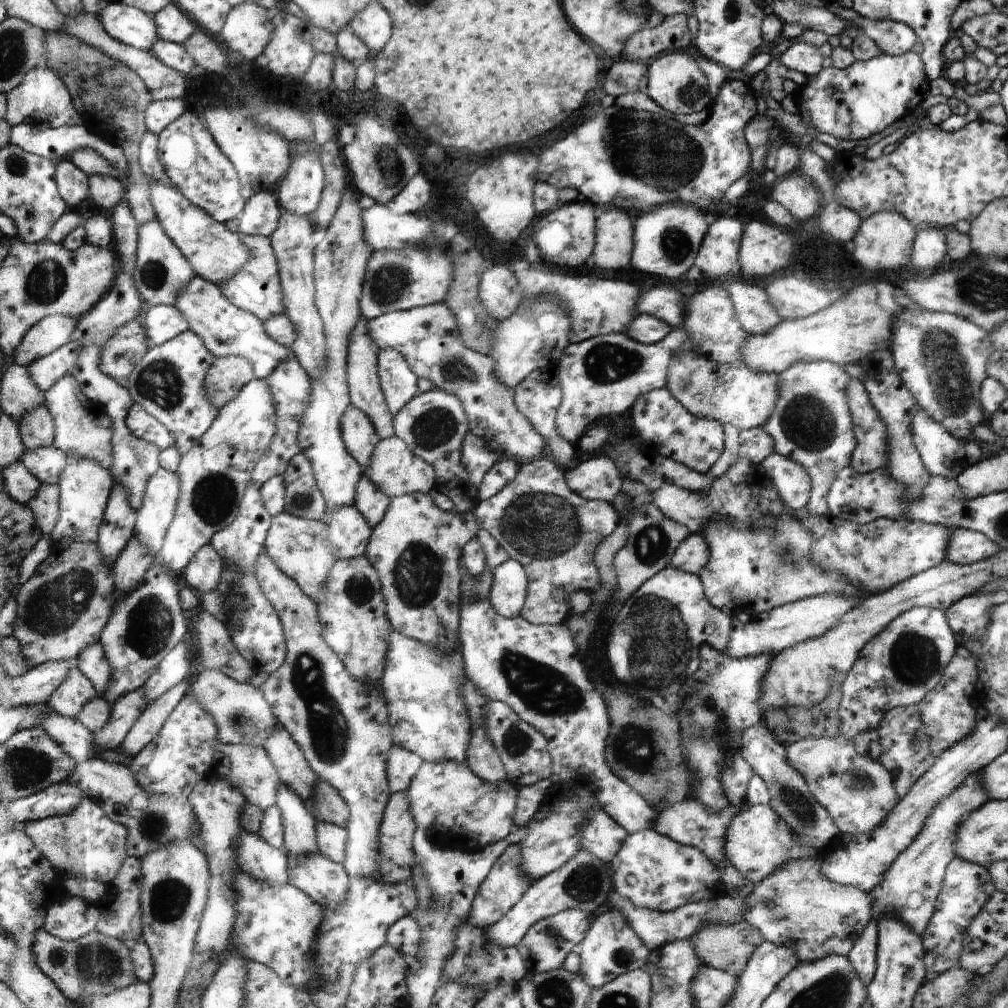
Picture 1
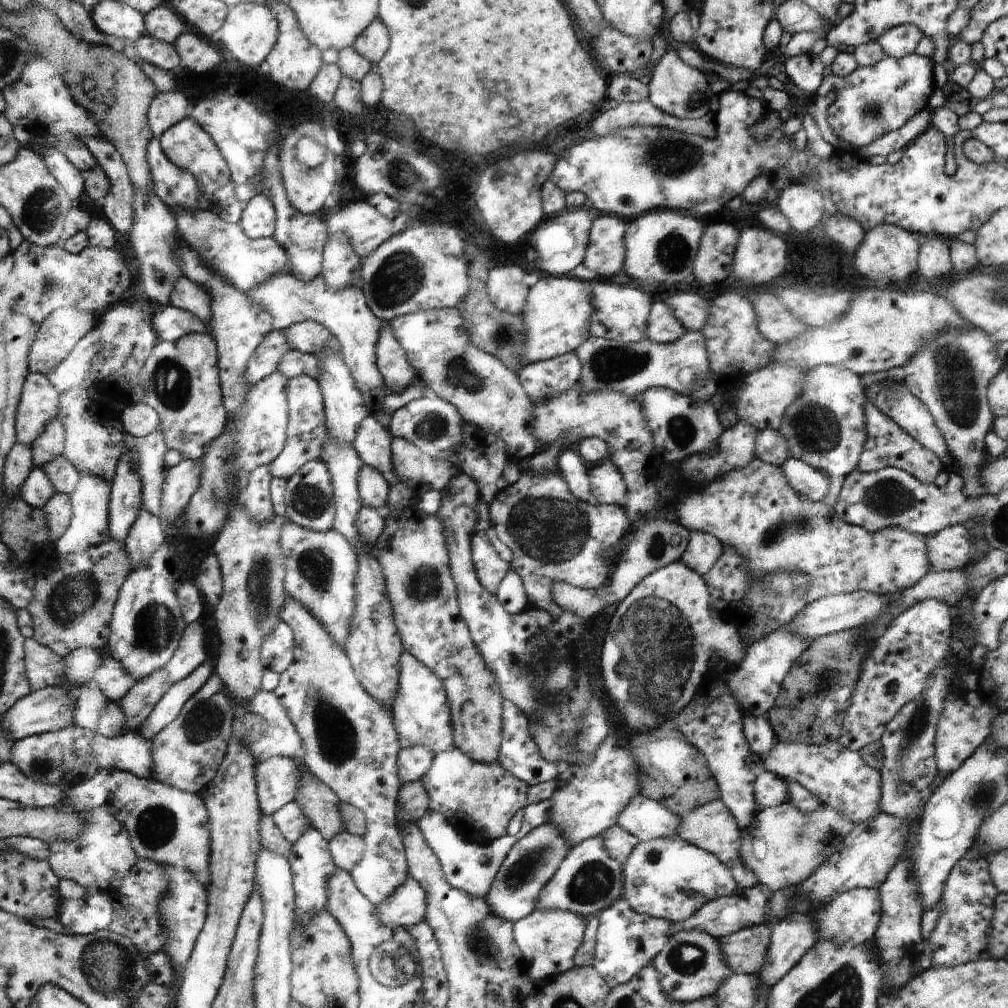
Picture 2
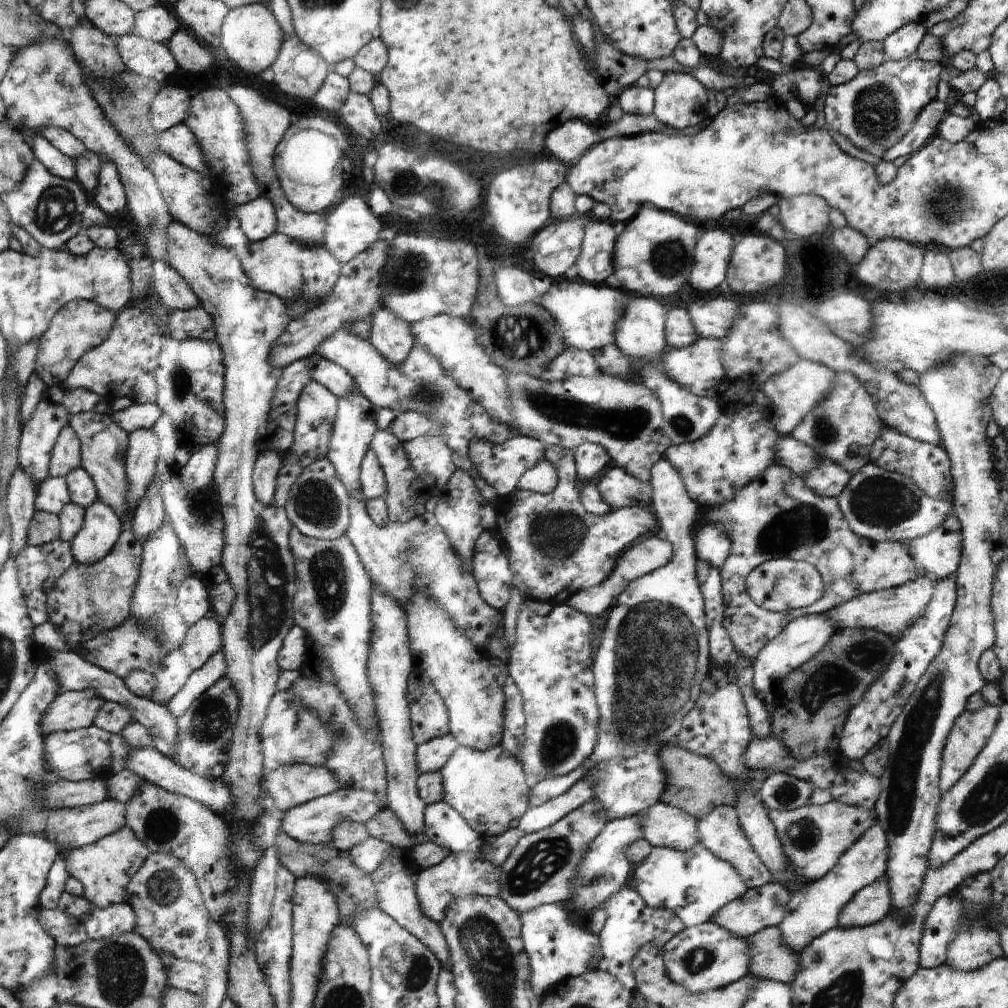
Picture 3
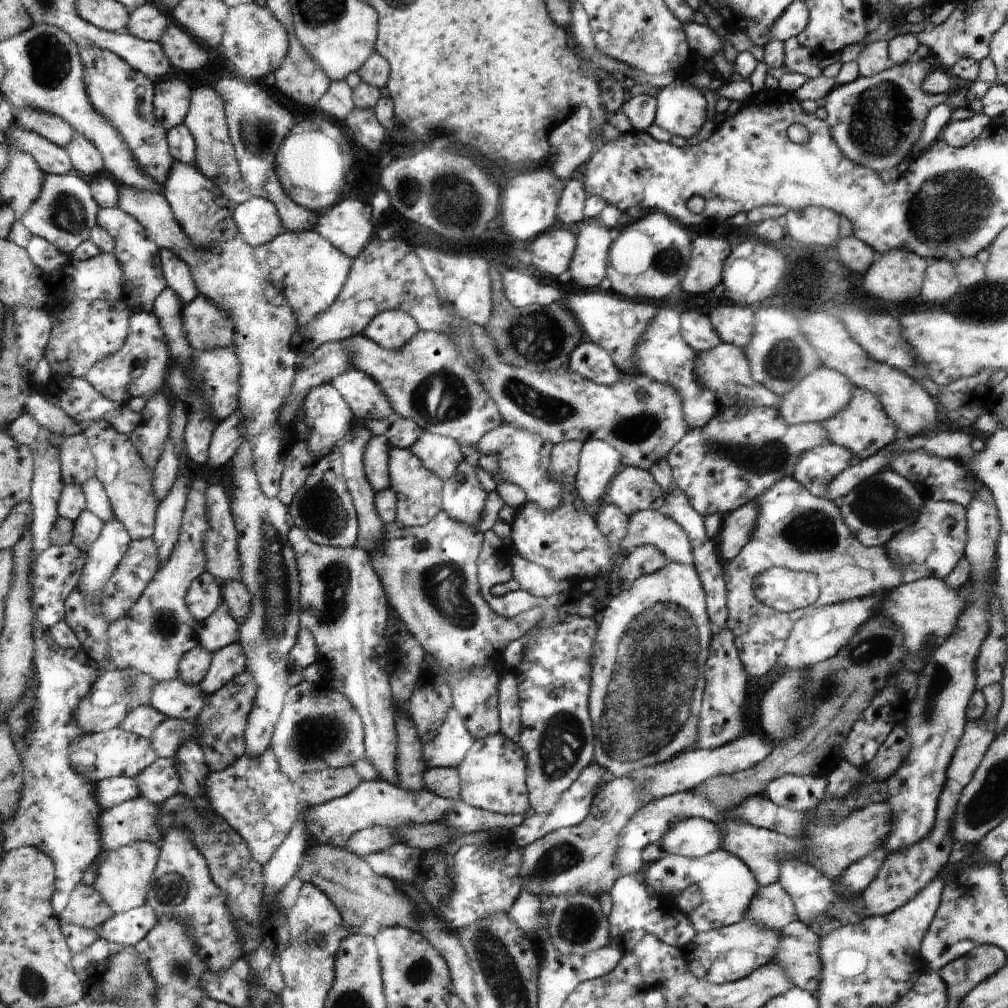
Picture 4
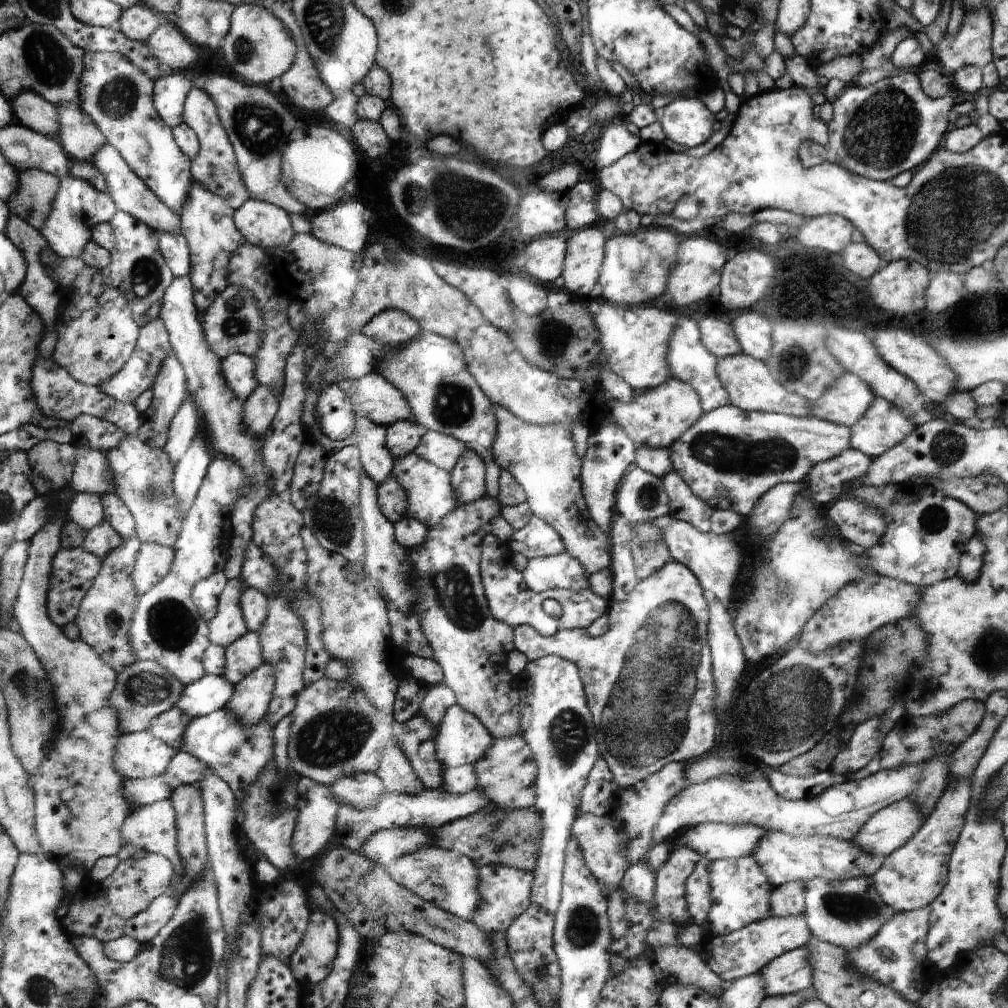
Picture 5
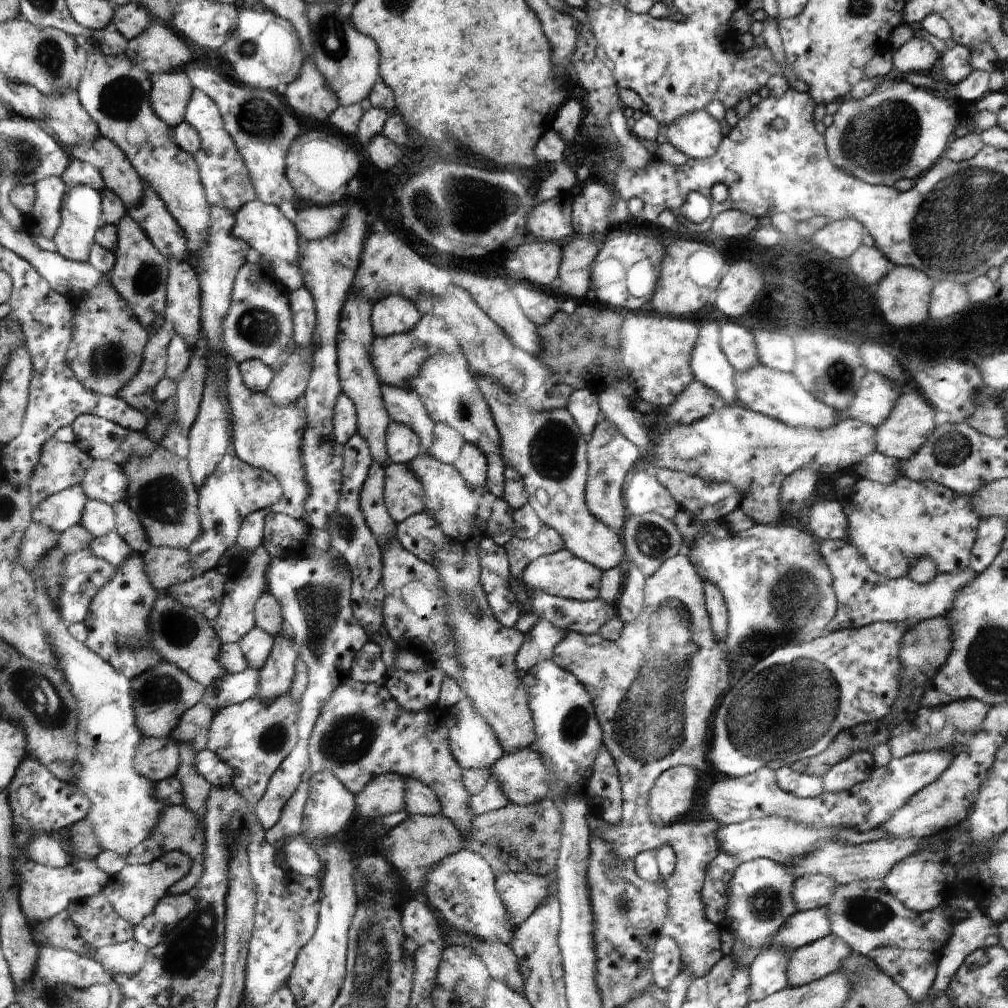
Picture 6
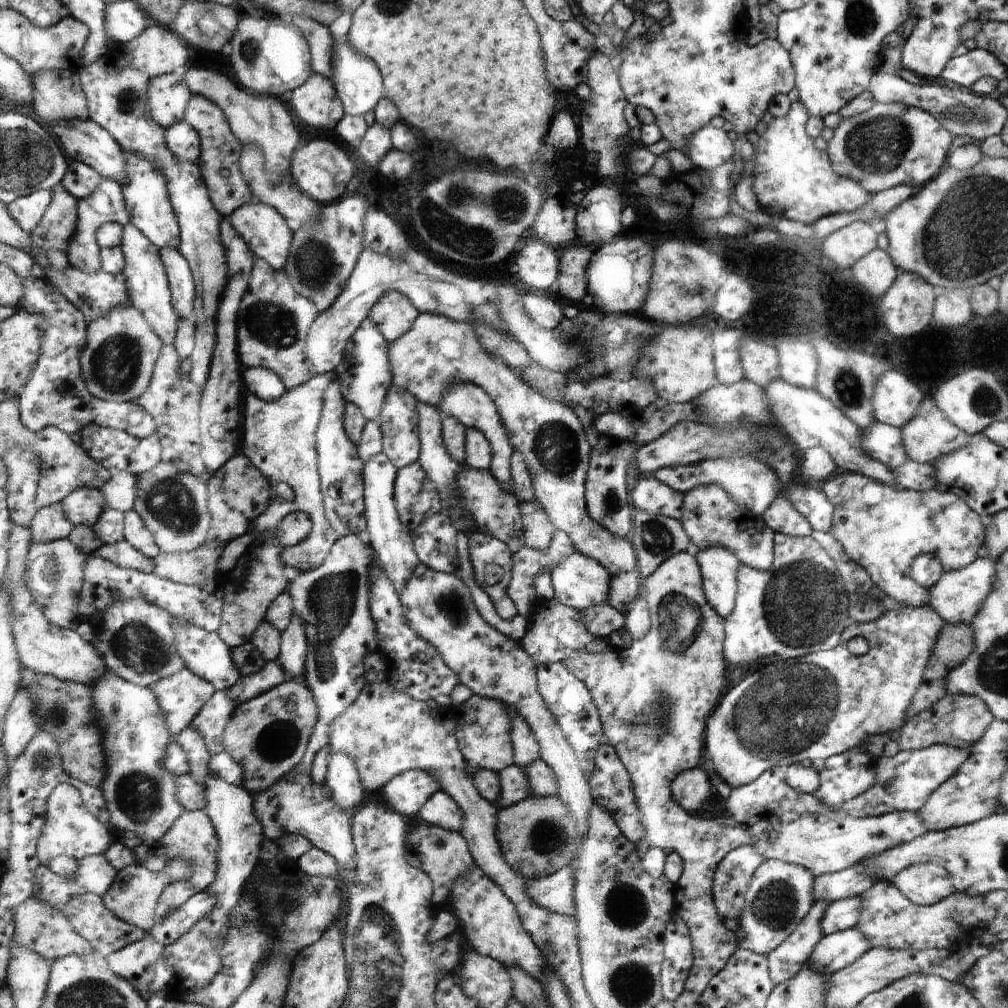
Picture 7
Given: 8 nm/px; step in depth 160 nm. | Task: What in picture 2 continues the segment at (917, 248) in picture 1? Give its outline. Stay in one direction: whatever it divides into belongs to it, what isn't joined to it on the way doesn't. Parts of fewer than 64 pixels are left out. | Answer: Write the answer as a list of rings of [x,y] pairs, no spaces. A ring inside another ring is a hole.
[[[925,237],[918,254],[918,270],[928,280],[946,278],[952,272],[953,262],[950,262],[950,252],[944,240],[940,237]]]

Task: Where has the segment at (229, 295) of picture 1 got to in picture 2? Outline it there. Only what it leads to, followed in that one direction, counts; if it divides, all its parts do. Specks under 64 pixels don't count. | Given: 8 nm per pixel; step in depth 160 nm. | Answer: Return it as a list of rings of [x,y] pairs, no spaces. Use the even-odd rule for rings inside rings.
[[[281,273],[246,294],[271,312],[275,329],[288,329],[289,326],[302,321],[314,321],[326,327],[341,344],[341,355],[355,381],[358,382],[363,397],[366,398],[365,404],[369,407],[370,416],[378,419],[388,428],[390,415],[387,415],[382,408],[388,390],[384,376],[377,367],[376,351],[381,326],[386,322],[373,313],[361,288],[346,287],[334,290],[327,287],[321,276],[306,282],[294,275]]]

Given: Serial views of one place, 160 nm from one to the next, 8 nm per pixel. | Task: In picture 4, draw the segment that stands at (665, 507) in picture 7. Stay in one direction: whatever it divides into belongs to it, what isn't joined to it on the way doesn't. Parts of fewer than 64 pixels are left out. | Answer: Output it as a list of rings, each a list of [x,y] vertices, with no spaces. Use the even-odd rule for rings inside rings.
[[[626,467],[613,478],[613,484],[606,500],[626,516],[638,511],[665,510],[666,494],[649,470]]]

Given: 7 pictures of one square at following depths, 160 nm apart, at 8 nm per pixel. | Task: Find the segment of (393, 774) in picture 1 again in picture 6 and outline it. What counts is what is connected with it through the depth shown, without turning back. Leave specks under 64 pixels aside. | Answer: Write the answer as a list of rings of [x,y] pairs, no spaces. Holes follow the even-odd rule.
[[[465,696],[445,713],[451,750],[462,769],[490,770],[505,756],[504,746],[495,733],[494,727],[474,708],[471,698]]]

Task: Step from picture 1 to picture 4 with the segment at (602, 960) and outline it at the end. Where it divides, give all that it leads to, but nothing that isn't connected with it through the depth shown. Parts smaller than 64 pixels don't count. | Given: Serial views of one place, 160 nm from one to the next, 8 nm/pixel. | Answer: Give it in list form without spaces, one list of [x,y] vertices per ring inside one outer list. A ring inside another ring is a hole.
[[[634,875],[620,876],[609,892],[614,896],[614,910],[608,916],[612,946],[616,946],[622,952],[632,950],[648,933],[658,936],[666,944],[678,944],[678,946],[686,946],[697,933],[688,916],[680,912],[675,901],[658,896],[646,882],[638,880]]]

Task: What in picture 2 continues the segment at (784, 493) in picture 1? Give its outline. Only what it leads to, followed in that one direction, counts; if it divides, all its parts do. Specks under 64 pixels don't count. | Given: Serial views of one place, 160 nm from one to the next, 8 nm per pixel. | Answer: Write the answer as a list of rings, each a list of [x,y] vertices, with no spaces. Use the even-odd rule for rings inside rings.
[[[789,458],[781,466],[793,489],[812,502],[821,501],[830,490],[831,480],[800,459]]]

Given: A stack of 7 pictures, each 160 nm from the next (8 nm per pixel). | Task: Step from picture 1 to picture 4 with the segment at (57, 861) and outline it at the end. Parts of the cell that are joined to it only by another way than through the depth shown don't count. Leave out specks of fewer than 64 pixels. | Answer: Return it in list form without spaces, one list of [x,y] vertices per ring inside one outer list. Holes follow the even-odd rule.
[[[144,841],[136,842],[136,844],[131,844],[130,846],[126,845],[125,847],[122,847],[120,849],[106,851],[106,856],[102,858],[102,862],[104,862],[104,858],[106,858],[106,862],[104,864],[100,864],[102,868],[100,868],[100,876],[98,876],[98,882],[96,882],[96,888],[100,890],[100,894],[104,896],[104,900],[106,900],[106,904],[112,908],[112,912],[126,912],[126,910],[132,910],[132,908],[138,908],[138,906],[142,906],[142,904],[146,904],[146,892],[150,890],[150,884],[154,882],[154,876],[152,876],[152,872],[154,872],[154,868],[156,868],[156,862],[158,862],[158,854],[160,854],[160,848],[156,848],[154,844],[146,844]]]

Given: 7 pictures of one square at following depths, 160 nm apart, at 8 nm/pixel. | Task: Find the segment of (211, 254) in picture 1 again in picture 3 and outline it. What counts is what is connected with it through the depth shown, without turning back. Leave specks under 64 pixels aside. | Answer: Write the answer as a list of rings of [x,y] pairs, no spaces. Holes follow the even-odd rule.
[[[237,223],[228,224],[219,231],[218,240],[230,250],[238,250],[237,257],[243,262],[254,286],[278,295],[278,298],[283,299],[290,306],[304,302],[305,309],[311,309],[316,306],[316,300],[333,290],[340,276],[342,266],[325,245],[306,247],[284,233],[278,232],[265,238],[264,241],[251,241],[246,238]],[[311,303],[314,303],[314,306],[311,306]]]

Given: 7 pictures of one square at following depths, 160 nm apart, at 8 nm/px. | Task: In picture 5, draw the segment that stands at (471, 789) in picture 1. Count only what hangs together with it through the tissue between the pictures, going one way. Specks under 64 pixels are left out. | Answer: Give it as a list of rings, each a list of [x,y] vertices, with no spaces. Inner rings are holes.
[[[521,736],[496,739],[494,746],[475,766],[479,782],[487,797],[498,809],[527,809],[534,806],[537,798],[536,780],[538,766],[533,758],[529,743]]]

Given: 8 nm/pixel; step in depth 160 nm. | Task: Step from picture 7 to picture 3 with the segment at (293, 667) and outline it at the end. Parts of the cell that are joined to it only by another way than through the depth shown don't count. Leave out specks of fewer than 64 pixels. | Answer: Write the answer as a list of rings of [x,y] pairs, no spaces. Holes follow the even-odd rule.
[[[224,676],[198,697],[182,717],[176,718],[173,759],[186,770],[202,776],[222,777],[239,711],[239,698],[232,681]]]

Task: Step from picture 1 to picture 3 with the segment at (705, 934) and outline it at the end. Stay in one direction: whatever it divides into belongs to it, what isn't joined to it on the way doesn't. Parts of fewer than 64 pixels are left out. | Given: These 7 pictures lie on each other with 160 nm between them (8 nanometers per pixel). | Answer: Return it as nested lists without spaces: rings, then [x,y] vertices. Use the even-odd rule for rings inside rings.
[[[778,927],[762,929],[746,938],[751,952],[749,972],[758,979],[772,979],[791,985],[801,970],[800,952],[785,944]]]

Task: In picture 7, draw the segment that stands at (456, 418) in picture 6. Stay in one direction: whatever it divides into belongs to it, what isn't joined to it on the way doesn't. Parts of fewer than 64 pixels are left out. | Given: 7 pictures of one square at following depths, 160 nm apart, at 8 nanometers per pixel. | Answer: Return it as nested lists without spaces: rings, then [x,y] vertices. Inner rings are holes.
[[[458,383],[450,388],[450,392],[445,393],[442,402],[436,406],[440,412],[446,415],[455,416],[466,430],[470,427],[480,429],[486,440],[490,443],[492,449],[492,460],[489,471],[494,474],[502,488],[509,493],[514,494],[513,477],[511,474],[512,454],[514,454],[514,446],[511,445],[507,428],[503,423],[499,410],[495,402],[489,394],[486,394],[482,387],[472,383]]]

